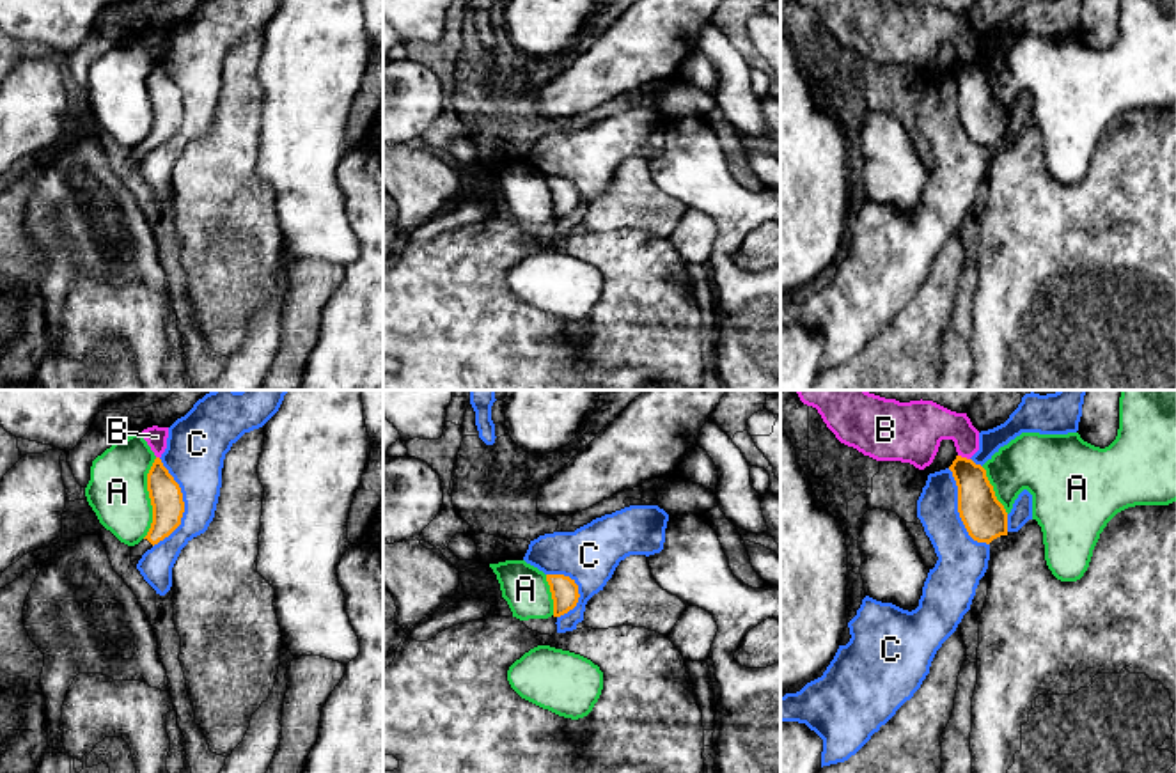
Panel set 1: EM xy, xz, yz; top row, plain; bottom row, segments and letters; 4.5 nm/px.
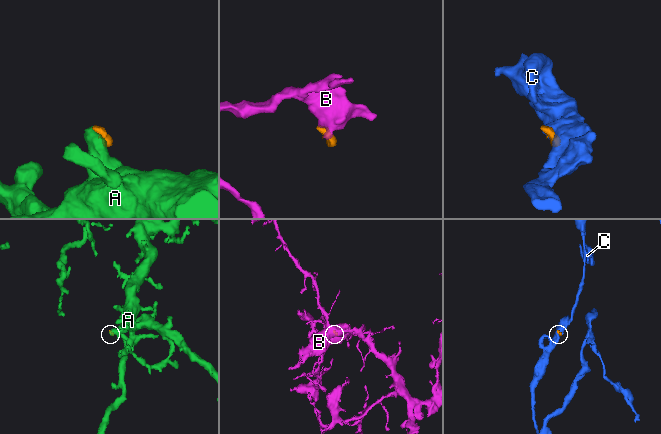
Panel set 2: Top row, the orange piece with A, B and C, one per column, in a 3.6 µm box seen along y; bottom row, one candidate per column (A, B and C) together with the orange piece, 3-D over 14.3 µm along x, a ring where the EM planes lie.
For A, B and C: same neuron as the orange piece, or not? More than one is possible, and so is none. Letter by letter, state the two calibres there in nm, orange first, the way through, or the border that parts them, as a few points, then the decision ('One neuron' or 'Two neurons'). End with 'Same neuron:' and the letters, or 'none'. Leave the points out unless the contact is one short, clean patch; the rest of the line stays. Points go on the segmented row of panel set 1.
A: Thickness 150 nm (orange) against 280 nm. Two neurons
B: Thickness 190 nm (orange) against 240 nm. Boundary: yz (958, 454), (969, 460). Two neurons
C: Thickness 150 nm (orange) against 260 nm. Two neurons
Same neuron: none

